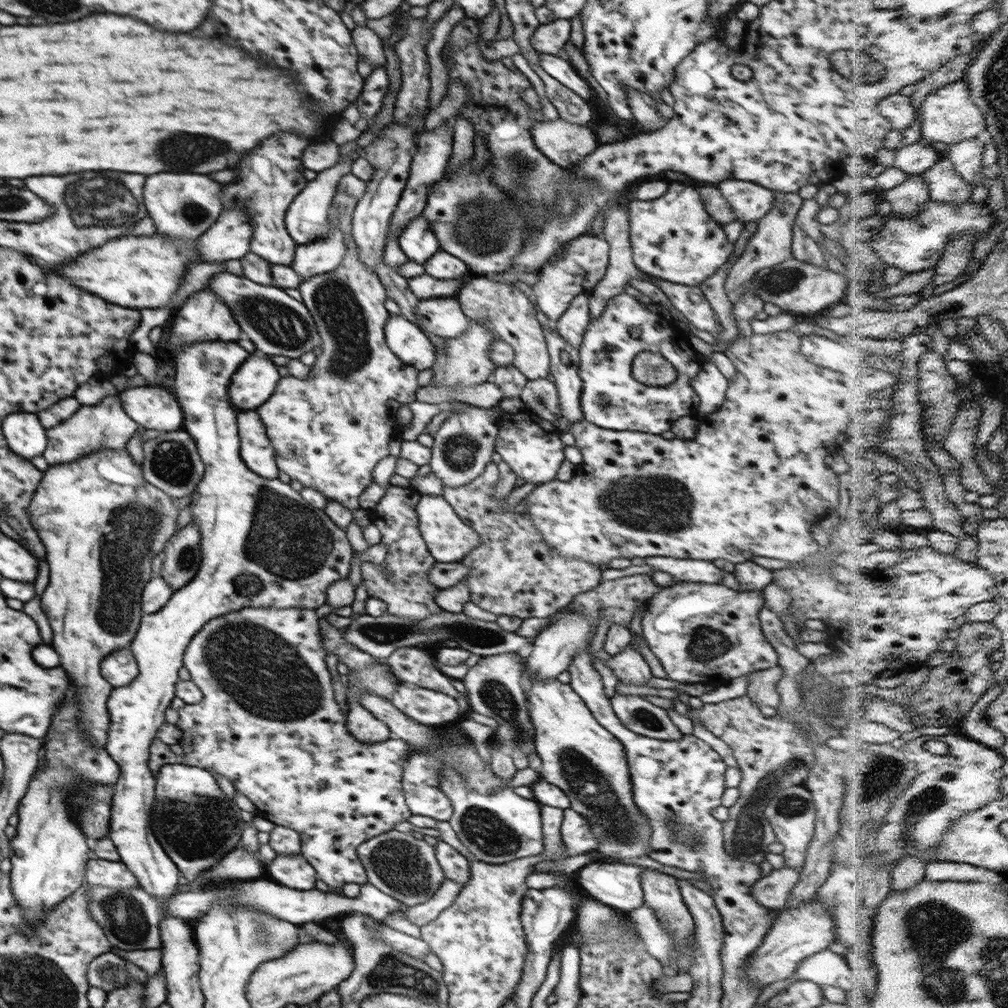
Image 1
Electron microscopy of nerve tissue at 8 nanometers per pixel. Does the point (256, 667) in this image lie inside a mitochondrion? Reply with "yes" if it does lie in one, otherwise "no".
yes

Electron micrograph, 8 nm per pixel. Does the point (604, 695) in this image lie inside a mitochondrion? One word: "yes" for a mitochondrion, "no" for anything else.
no

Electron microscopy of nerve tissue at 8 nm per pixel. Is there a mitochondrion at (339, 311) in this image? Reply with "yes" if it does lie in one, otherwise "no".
yes

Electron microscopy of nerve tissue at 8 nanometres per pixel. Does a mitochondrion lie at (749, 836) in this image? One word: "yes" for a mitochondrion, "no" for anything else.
yes

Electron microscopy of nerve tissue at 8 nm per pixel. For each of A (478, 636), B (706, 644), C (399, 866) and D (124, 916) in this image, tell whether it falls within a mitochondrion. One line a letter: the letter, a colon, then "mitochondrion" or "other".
A: mitochondrion
B: mitochondrion
C: mitochondrion
D: mitochondrion

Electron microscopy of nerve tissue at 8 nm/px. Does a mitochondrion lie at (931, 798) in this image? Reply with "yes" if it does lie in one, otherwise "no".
yes

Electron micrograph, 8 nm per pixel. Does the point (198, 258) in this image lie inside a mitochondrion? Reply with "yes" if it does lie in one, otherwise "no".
no

